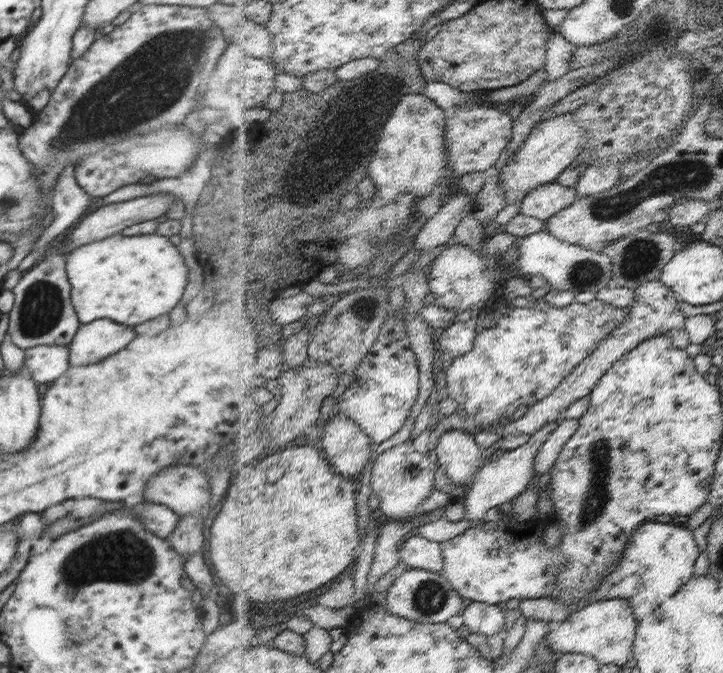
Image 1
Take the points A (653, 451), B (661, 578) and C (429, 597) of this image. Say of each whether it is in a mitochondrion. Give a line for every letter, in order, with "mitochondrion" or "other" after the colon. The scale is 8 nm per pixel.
A: other
B: other
C: mitochondrion

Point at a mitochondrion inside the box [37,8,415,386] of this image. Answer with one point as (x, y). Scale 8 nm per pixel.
(153, 80)

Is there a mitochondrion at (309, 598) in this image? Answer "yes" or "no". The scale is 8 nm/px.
no

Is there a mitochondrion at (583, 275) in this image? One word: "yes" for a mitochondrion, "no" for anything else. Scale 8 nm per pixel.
yes

